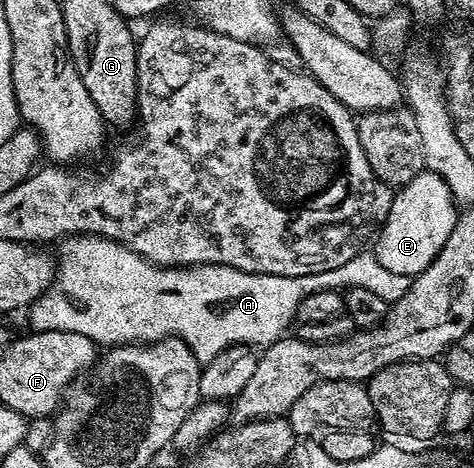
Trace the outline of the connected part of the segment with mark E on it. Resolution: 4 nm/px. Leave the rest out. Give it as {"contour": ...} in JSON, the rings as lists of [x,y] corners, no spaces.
{"contour":[[[423,170],[394,192],[388,218],[378,229],[373,241],[375,244],[372,244],[374,256],[380,266],[385,266],[396,274],[411,278],[419,276],[436,258],[436,254],[440,254],[444,242],[448,242],[448,234],[452,234],[455,219],[456,201],[444,178],[440,178],[440,174],[435,172]]]}

